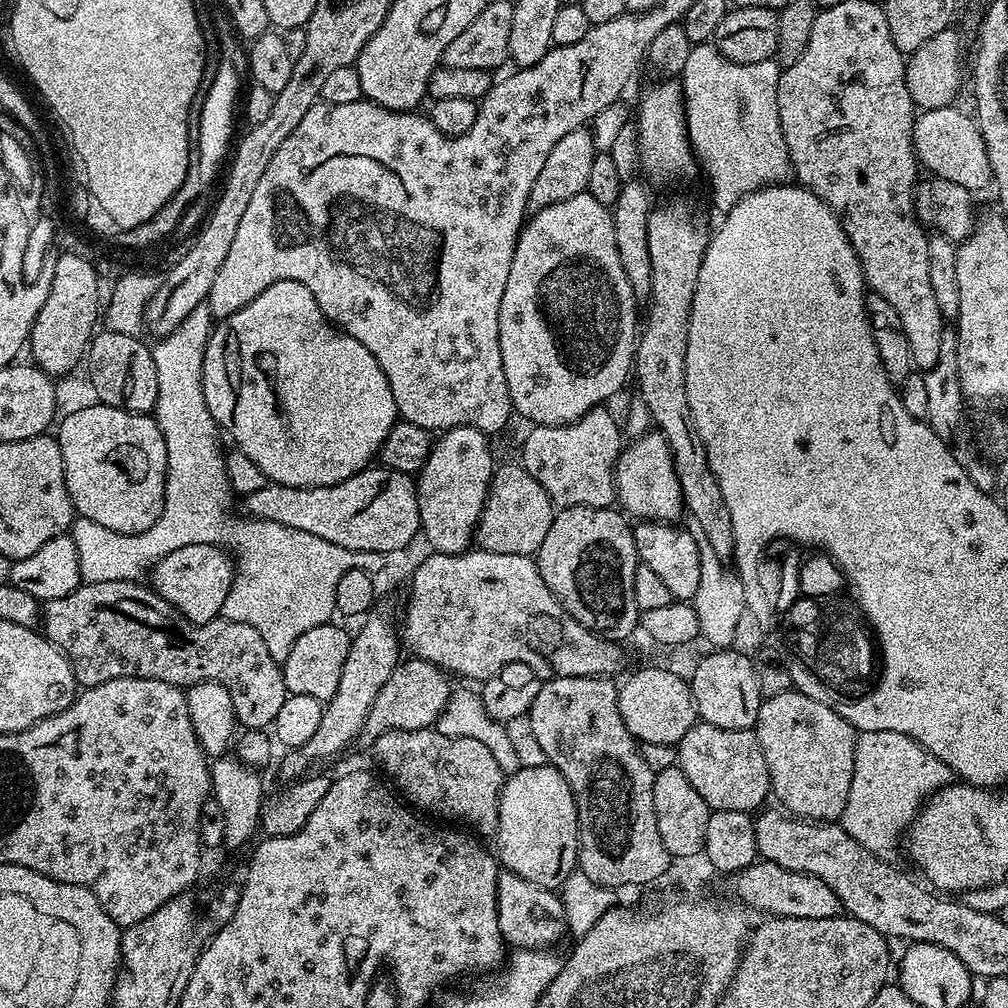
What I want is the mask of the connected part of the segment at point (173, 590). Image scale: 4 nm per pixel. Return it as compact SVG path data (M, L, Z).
M187 544L157 560L151 572L151 587L162 599L177 608L191 624L205 624L222 613L222 602L226 602L226 594L232 589L234 561L215 544Z

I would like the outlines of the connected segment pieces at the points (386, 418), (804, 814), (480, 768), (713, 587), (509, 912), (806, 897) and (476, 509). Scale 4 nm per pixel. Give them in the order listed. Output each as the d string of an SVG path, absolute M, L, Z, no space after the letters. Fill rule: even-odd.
M274 282L274 286L262 290L262 294L254 298L254 302L242 306L242 310L230 314L213 327L204 351L204 393L206 406L217 425L226 433L227 439L229 436L236 443L233 445L242 454L246 454L246 458L250 458L250 462L254 462L254 466L258 466L258 470L262 470L264 477L271 483L292 487L334 486L358 474L377 459L382 442L386 442L386 434L390 434L392 427L398 423L394 394L390 394L390 382L386 374L382 374L382 366L378 366L374 354L370 354L370 350L366 350L362 342L355 340L353 336L347 336L329 322L322 314L314 294L306 290L302 282Z
M789 690L761 699L754 731L770 770L770 792L780 799L779 807L801 820L839 821L854 778L858 733L852 724L830 710L830 706Z
M435 727L390 730L376 739L374 751L380 763L379 771L395 785L398 792L400 787L399 795L413 809L429 812L424 814L463 826L481 837L491 837L495 833L500 791L504 788L506 775L490 750L477 738L446 737Z
M693 519L687 521L688 533L698 542L698 550L702 558L701 582L698 582L698 594L692 599L691 606L696 611L696 621L700 627L700 636L712 643L716 650L728 650L733 647L736 640L736 631L740 628L740 619L745 619L744 591L740 577L731 567L726 565L725 557L714 554L710 546L710 538L706 538L702 526Z
M501 871L496 887L496 905L502 938L505 945L513 949L552 950L568 932L568 915L564 912L563 899L553 889L526 882L526 878L518 878L518 874L513 872Z
M761 859L749 868L731 877L732 888L736 891L735 899L745 909L757 908L760 912L768 912L769 917L793 916L794 918L830 918L841 915L840 900L822 882L822 878L814 878L810 874L802 874L794 870L786 870L774 862Z
M458 426L435 437L426 462L415 477L420 532L428 539L432 552L457 556L473 547L476 523L488 497L494 463L489 437L477 428Z

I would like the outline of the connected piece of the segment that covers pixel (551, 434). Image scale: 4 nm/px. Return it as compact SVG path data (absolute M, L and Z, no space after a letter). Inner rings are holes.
M597 406L589 410L582 418L578 418L569 424L541 424L539 426L529 427L528 437L524 440L524 445L520 448L519 463L524 465L524 469L534 478L538 478L538 482L542 486L542 490L546 490L546 494L552 499L553 505L560 508L573 508L574 506L590 506L591 508L610 508L613 507L616 500L616 463L622 451L622 443L620 444L620 432L622 436L622 424L619 419L615 420L610 413L607 412L607 407Z

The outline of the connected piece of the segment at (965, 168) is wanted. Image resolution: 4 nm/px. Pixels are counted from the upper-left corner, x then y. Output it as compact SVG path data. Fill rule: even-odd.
M957 106L946 108L926 108L917 115L916 123L912 125L912 145L916 151L919 167L925 173L931 174L937 180L954 182L954 186L962 186L973 194L979 193L979 188L984 188L993 183L992 167L986 150L986 142L980 133L980 126L971 115L968 116Z

